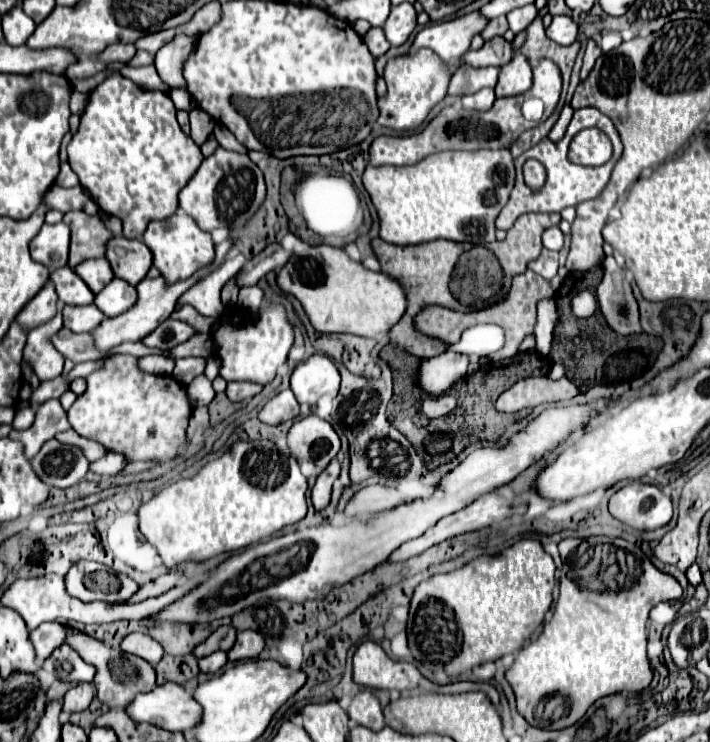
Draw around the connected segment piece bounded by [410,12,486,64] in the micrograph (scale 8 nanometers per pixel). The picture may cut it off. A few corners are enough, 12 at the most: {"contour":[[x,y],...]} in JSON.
{"contour":[[478,12],[430,24],[410,54],[430,48],[446,64],[468,52],[486,20]]}

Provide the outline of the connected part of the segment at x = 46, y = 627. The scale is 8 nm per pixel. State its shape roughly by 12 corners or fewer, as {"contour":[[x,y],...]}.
{"contour":[[44,622],[30,632],[38,660],[66,644],[66,626]]}

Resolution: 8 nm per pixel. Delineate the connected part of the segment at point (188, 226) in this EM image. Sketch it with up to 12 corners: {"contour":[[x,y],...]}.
{"contour":[[182,210],[144,244],[170,284],[214,260],[210,234]]}

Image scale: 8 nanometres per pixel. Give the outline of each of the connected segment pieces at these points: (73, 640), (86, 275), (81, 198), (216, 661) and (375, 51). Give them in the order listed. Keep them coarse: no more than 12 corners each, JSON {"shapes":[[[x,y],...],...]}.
{"shapes":[[[68,630],[68,644],[96,666],[96,696],[112,710],[156,686],[132,654]],[[106,258],[76,266],[76,274],[98,294],[114,272]],[[52,186],[42,204],[58,210],[82,210],[90,196],[82,186]],[[226,652],[202,658],[200,672],[218,672],[228,662]],[[370,28],[364,42],[374,58],[386,54],[382,28]]]}

